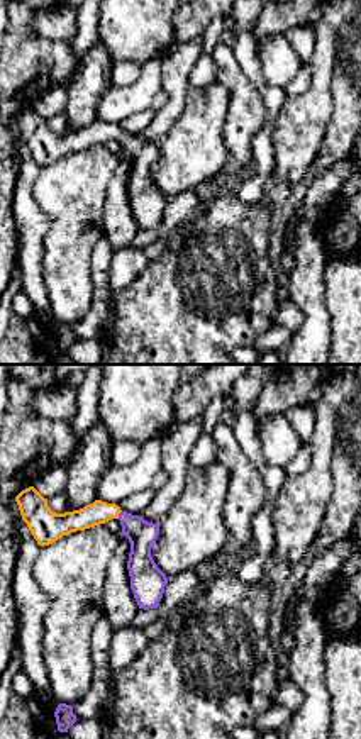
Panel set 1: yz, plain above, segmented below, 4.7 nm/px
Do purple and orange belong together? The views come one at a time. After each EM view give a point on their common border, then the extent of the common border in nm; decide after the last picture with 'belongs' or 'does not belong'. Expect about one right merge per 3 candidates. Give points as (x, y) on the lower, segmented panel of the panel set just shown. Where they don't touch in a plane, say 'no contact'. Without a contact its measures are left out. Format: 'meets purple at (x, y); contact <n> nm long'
meets purple at (119, 514); contact 40 nm long

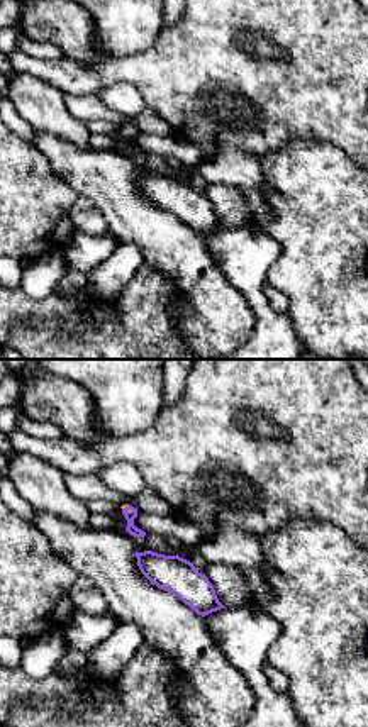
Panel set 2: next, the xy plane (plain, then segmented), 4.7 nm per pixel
meets purple at (126, 507); contact 40 nm long

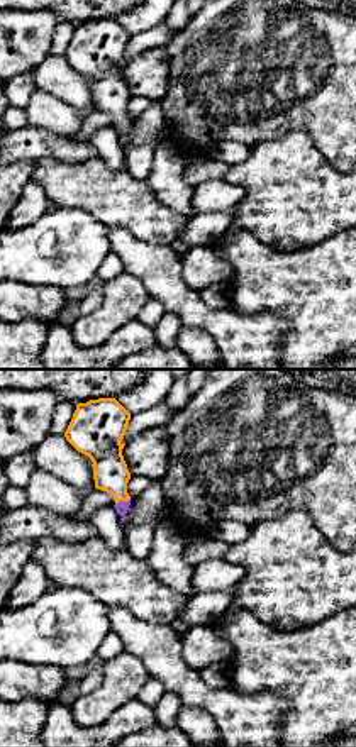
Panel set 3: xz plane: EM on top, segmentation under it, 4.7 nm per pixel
meets purple at (122, 502); contact 80 nm long

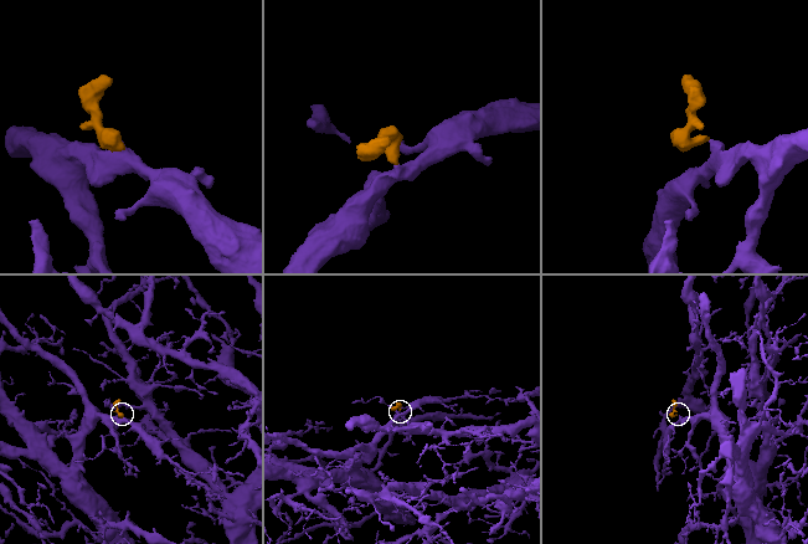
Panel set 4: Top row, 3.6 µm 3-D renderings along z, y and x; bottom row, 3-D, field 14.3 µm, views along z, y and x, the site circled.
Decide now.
belongs

